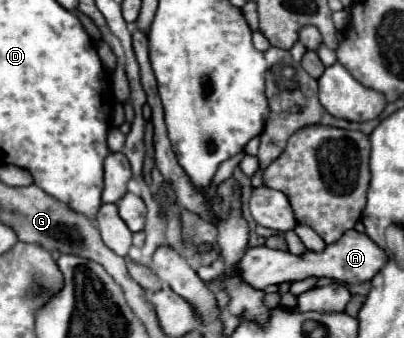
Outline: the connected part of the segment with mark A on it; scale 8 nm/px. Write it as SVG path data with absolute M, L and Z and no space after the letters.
M347 231L341 241L327 245L325 251L313 253L307 251L303 257L291 255L289 251L277 251L269 247L251 247L245 251L245 255L239 259L235 271L241 275L243 283L251 285L253 289L265 289L269 285L281 285L281 283L293 283L307 277L329 277L337 283L347 285L361 285L365 281L371 281L387 263L387 253L373 243L365 233Z

